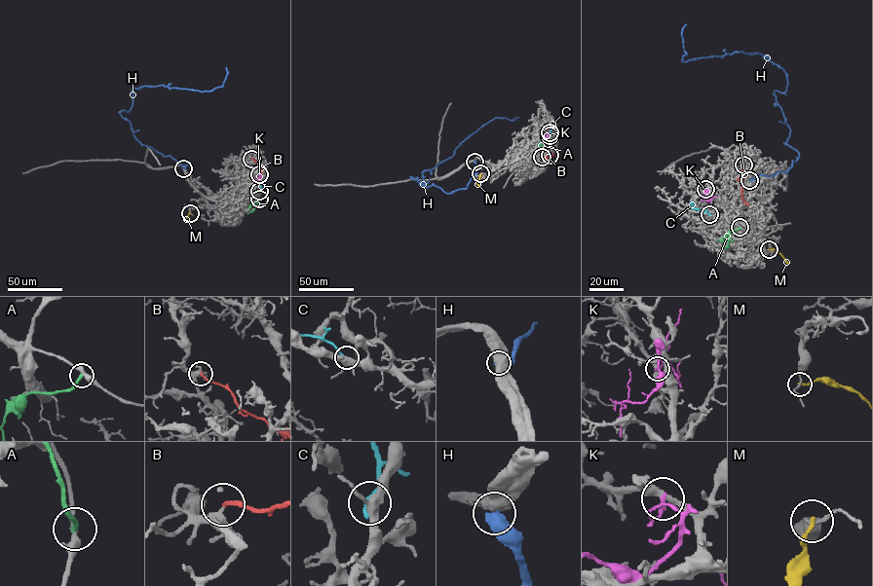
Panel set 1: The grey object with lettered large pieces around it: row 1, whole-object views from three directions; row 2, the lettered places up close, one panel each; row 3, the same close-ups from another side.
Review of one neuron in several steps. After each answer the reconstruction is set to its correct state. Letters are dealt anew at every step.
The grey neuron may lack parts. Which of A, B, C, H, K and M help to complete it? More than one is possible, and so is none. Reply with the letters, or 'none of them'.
none of them

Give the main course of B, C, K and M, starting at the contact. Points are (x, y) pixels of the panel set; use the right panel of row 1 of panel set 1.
B: (743, 164), (741, 197), (747, 205)
C: (709, 214), (696, 208), (691, 201)
K: (705, 190), (702, 199), (710, 200), (715, 196)
M: (769, 249), (777, 250), (788, 263)

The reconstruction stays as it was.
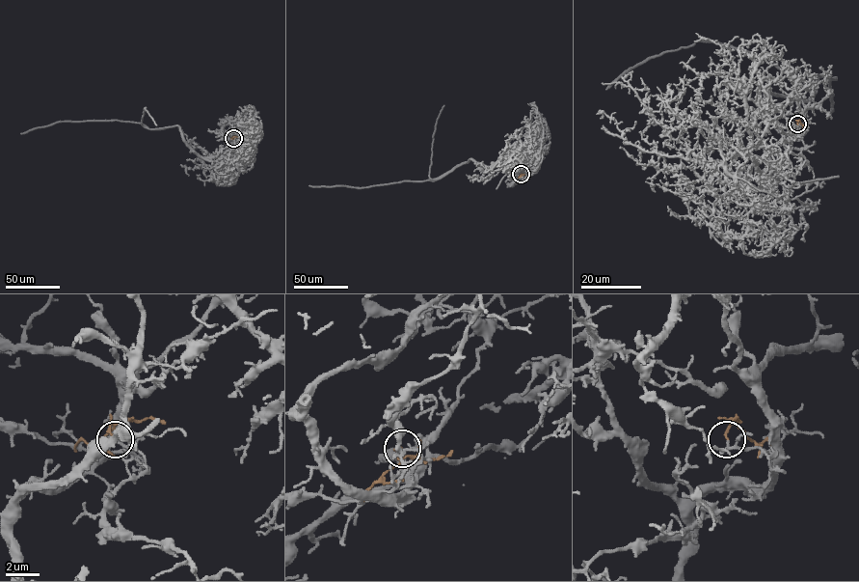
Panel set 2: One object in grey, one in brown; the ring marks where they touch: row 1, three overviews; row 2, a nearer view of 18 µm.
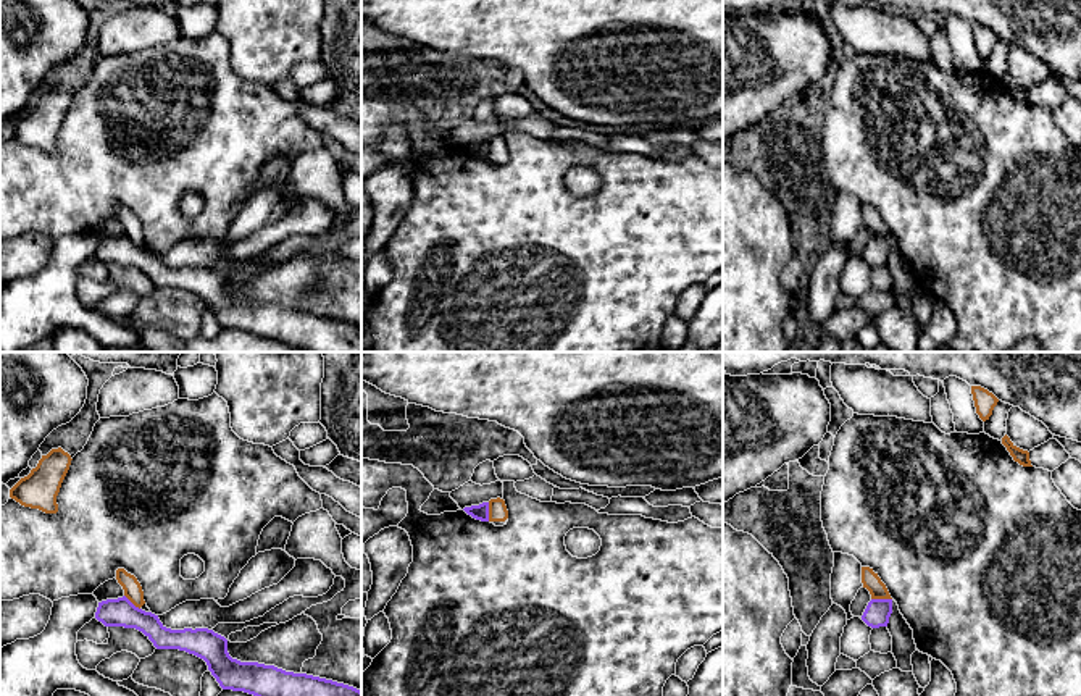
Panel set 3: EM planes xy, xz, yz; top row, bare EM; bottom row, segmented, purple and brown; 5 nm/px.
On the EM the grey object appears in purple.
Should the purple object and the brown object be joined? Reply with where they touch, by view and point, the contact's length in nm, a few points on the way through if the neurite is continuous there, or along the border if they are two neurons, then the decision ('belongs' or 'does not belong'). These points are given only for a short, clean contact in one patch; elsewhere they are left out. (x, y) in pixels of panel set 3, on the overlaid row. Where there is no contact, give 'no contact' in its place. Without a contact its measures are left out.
contact yz (881, 599); length 100 nm; border yz (872, 598), (891, 599); does not belong

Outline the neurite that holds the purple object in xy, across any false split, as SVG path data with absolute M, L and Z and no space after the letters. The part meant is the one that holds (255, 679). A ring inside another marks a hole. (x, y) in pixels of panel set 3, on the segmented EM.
M126 596L98 602L95 618L105 627L142 631L157 649L179 649L203 659L223 690L253 696L361 696L344 683L232 659L224 636L208 628L166 628L158 615L136 607Z

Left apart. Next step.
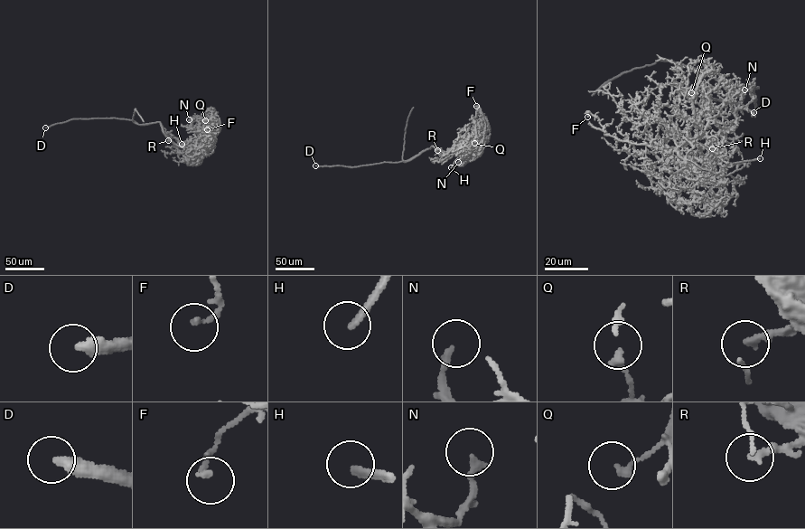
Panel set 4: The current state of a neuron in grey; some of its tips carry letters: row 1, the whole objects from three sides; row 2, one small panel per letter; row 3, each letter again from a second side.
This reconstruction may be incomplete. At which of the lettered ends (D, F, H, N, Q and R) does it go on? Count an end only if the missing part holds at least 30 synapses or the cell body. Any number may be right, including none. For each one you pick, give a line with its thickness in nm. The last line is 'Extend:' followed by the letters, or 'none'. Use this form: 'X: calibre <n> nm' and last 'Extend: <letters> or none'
D: calibre 380 nm
H: calibre 240 nm
R: calibre 240 nm
Extend: D, H, R

